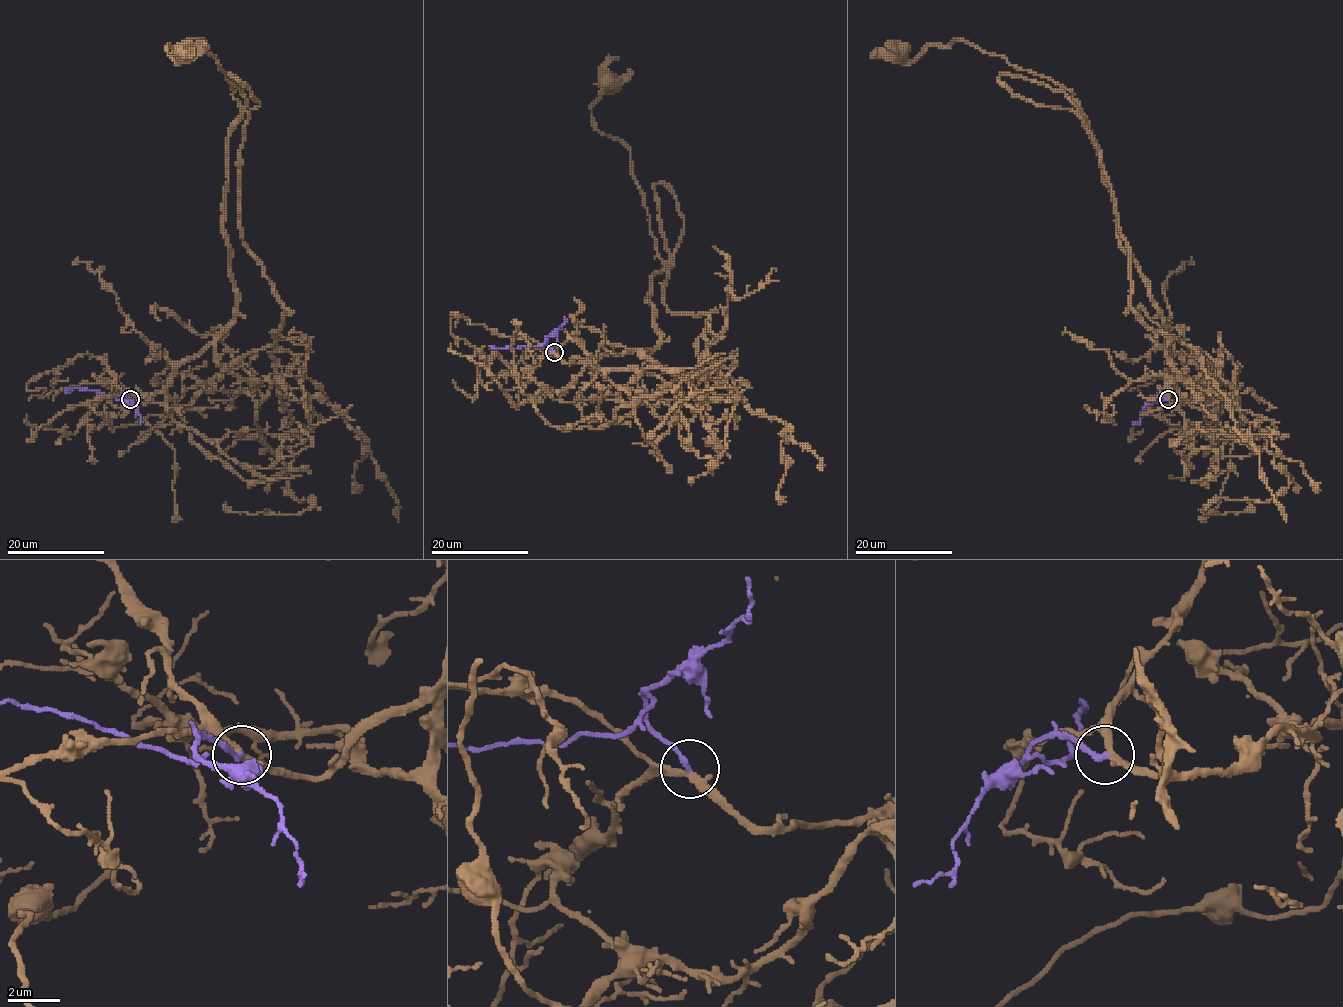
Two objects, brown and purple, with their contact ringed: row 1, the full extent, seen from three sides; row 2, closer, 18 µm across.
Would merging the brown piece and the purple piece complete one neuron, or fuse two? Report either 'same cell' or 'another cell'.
same cell

